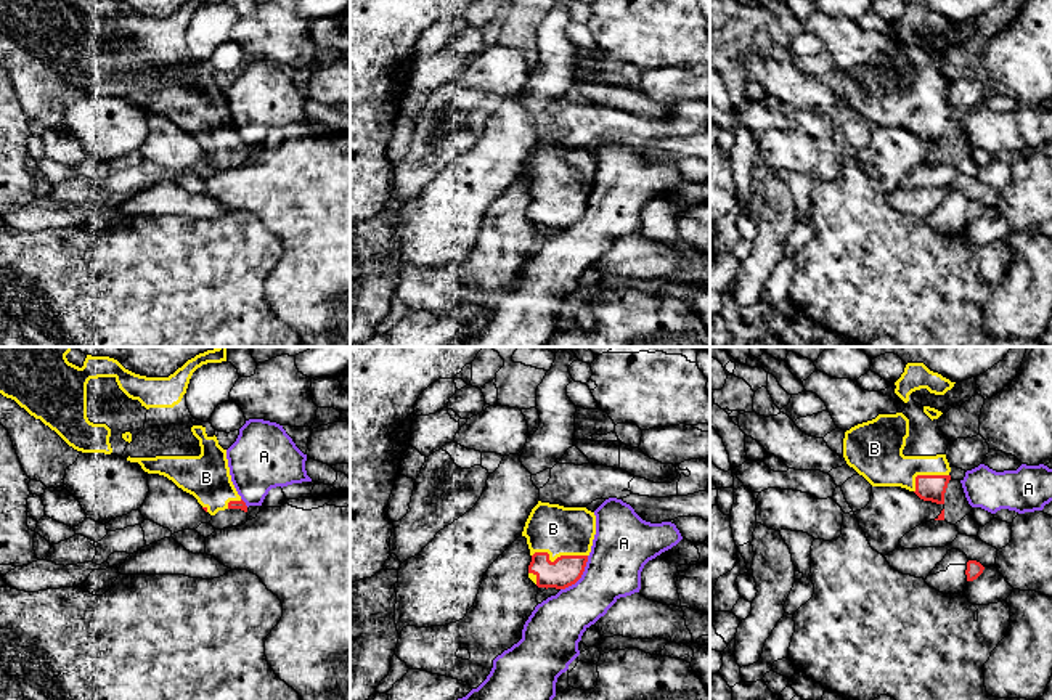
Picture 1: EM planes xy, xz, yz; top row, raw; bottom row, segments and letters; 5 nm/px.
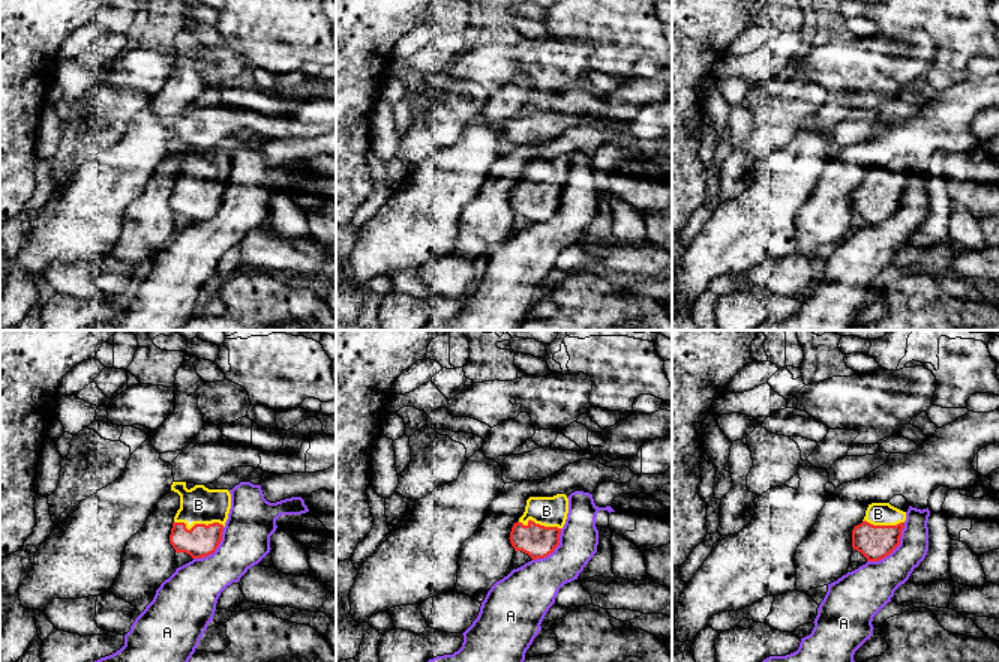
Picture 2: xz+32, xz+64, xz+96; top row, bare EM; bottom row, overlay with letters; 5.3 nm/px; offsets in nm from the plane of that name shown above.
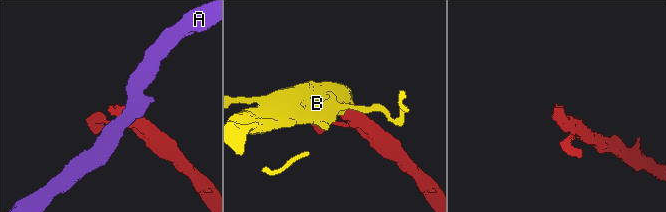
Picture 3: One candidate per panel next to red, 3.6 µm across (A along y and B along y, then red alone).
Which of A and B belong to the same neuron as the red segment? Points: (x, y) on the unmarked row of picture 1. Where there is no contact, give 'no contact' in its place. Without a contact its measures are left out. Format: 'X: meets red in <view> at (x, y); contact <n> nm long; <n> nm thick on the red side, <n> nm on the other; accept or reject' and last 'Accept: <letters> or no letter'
A: meets red in xz at (580, 217); contact 220 nm long; 160 nm thick on the red side, 280 nm on the other; reject
B: meets red in xz at (558, 198); contact 280 nm long; 160 nm thick on the red side, 240 nm on the other; accept
Accept: B

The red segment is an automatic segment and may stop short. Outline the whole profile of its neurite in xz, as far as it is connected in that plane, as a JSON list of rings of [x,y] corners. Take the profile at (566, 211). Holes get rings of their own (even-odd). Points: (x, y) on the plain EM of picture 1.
[[[538,141],[522,172],[532,196],[528,218],[546,230],[575,225],[585,212],[594,175],[594,153]]]

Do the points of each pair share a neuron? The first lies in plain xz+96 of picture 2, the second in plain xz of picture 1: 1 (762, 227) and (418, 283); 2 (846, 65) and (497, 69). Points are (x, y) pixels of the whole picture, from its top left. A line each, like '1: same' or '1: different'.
1: different
2: same

